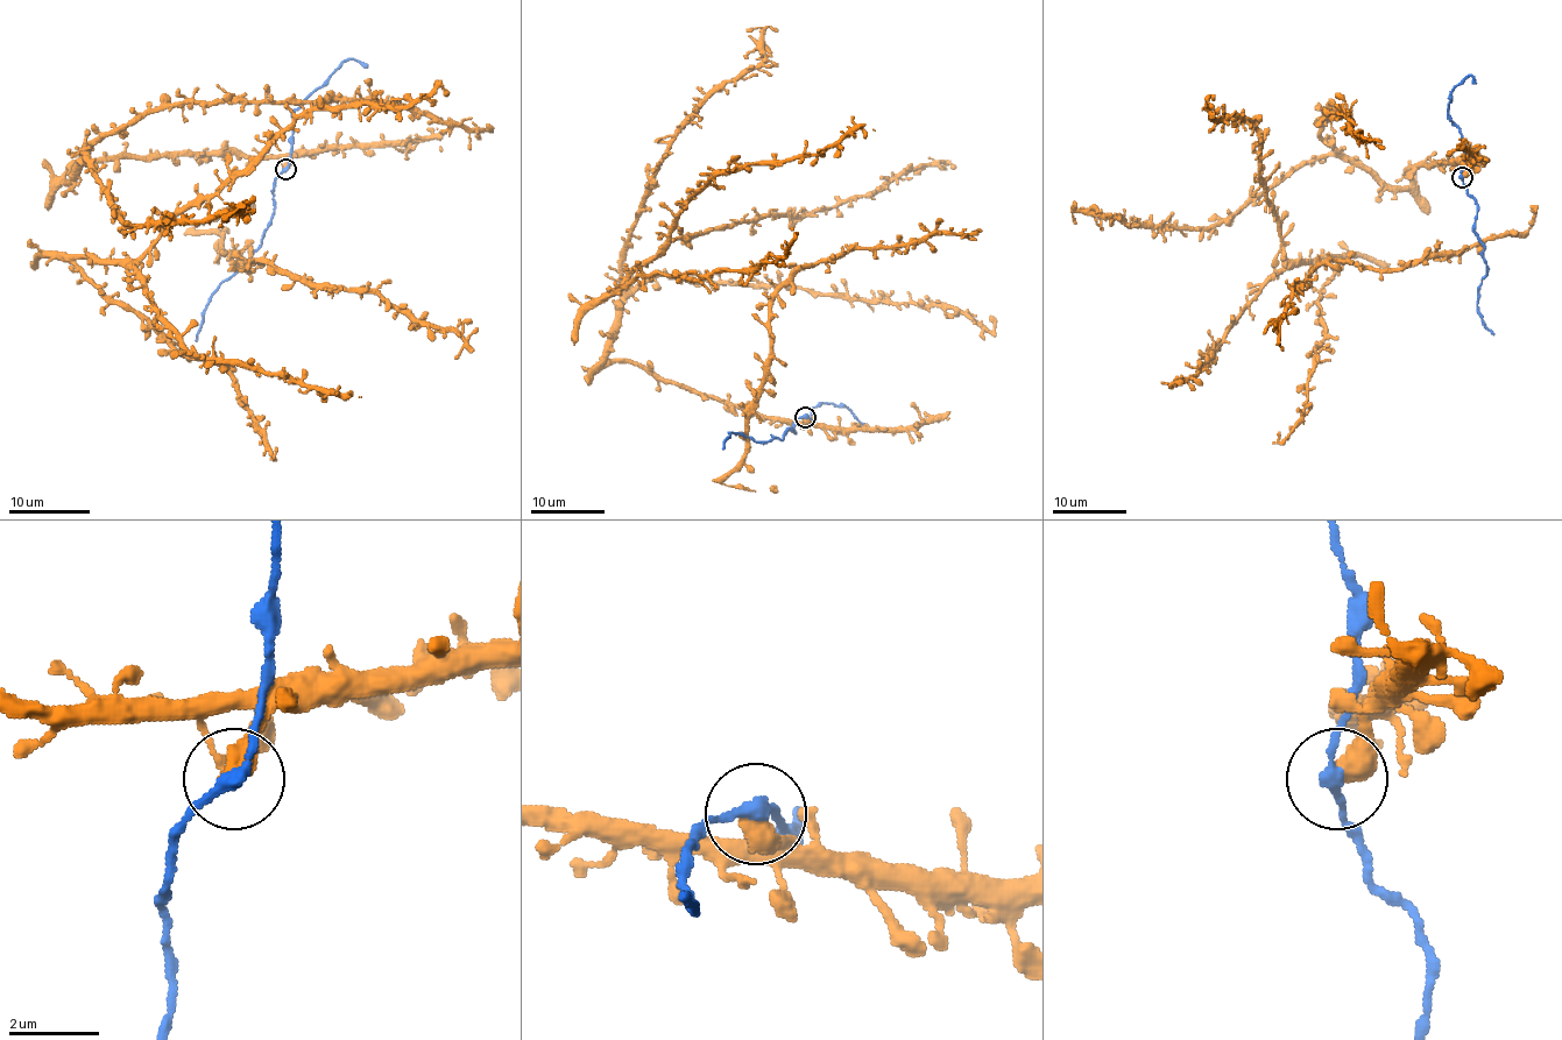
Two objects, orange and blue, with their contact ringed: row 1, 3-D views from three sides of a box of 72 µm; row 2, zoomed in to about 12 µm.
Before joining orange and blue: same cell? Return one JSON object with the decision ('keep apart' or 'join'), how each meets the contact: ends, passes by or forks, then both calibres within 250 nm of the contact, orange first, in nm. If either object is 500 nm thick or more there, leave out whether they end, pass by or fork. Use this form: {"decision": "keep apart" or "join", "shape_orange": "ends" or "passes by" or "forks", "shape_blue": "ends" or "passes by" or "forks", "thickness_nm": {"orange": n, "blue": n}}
{"decision": "join", "thickness_nm": {"orange": 550, "blue": 260}}

